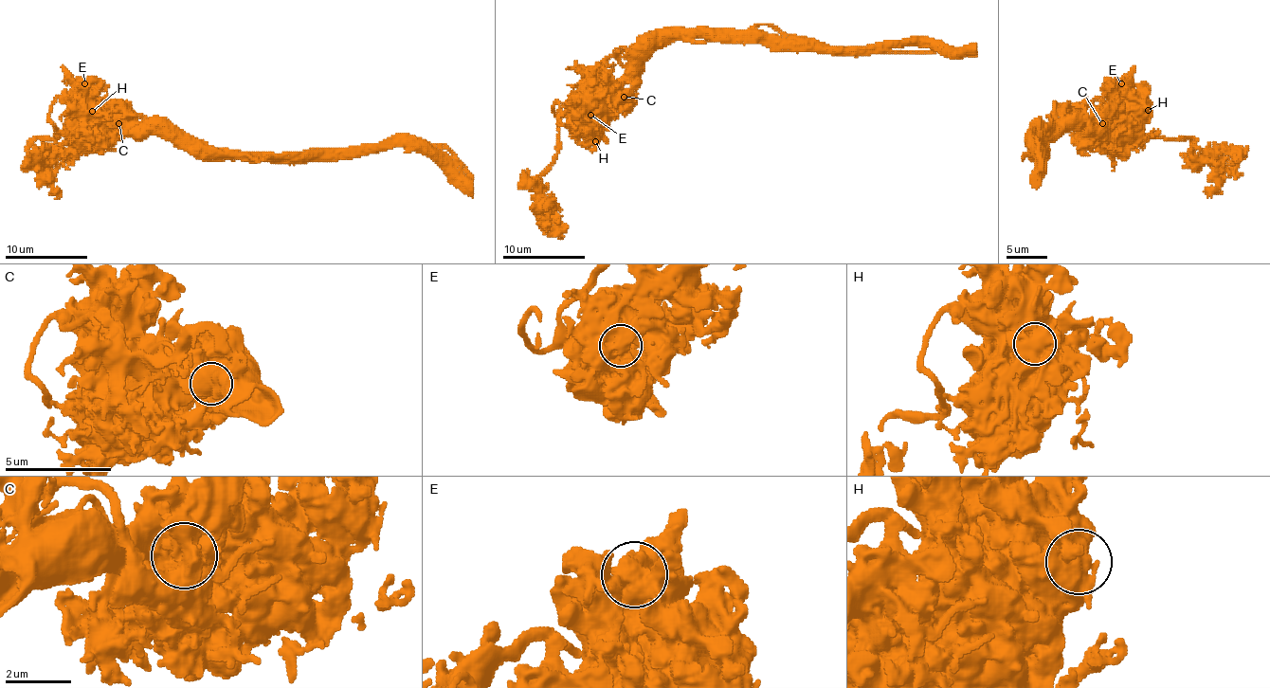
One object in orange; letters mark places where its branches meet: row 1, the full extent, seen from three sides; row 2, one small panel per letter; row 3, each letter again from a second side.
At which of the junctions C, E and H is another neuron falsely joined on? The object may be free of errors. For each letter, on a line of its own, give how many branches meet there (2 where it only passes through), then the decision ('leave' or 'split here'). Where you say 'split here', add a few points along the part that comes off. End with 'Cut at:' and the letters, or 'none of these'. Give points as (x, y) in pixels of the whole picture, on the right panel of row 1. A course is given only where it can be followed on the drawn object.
C: 2 branches meet; split here; foreign part runs (1103, 124), (1054, 105), (1043, 151), (1022, 158), (1047, 150), (1041, 135), (1043, 171)
E: 2 branches meet; leave
H: 2 branches meet; leave
Cut at: C

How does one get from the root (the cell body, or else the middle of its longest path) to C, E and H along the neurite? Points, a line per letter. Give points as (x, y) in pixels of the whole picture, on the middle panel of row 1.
C: (685, 41), (662, 42), (644, 63), (638, 85), (623, 98)
E: (685, 41), (667, 40), (643, 56), (590, 115)
H: (685, 41), (662, 42), (613, 91), (613, 101), (607, 108), (607, 116), (599, 126), (599, 136), (595, 141)

